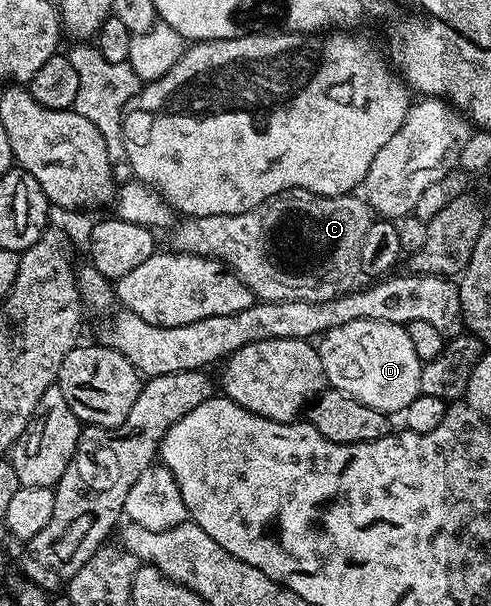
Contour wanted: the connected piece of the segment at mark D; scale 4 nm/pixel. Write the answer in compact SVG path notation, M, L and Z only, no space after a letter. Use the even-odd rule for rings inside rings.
M370 319L347 321L347 325L339 325L320 336L319 350L326 384L363 405L371 405L371 409L401 413L421 394L423 364L402 324Z

